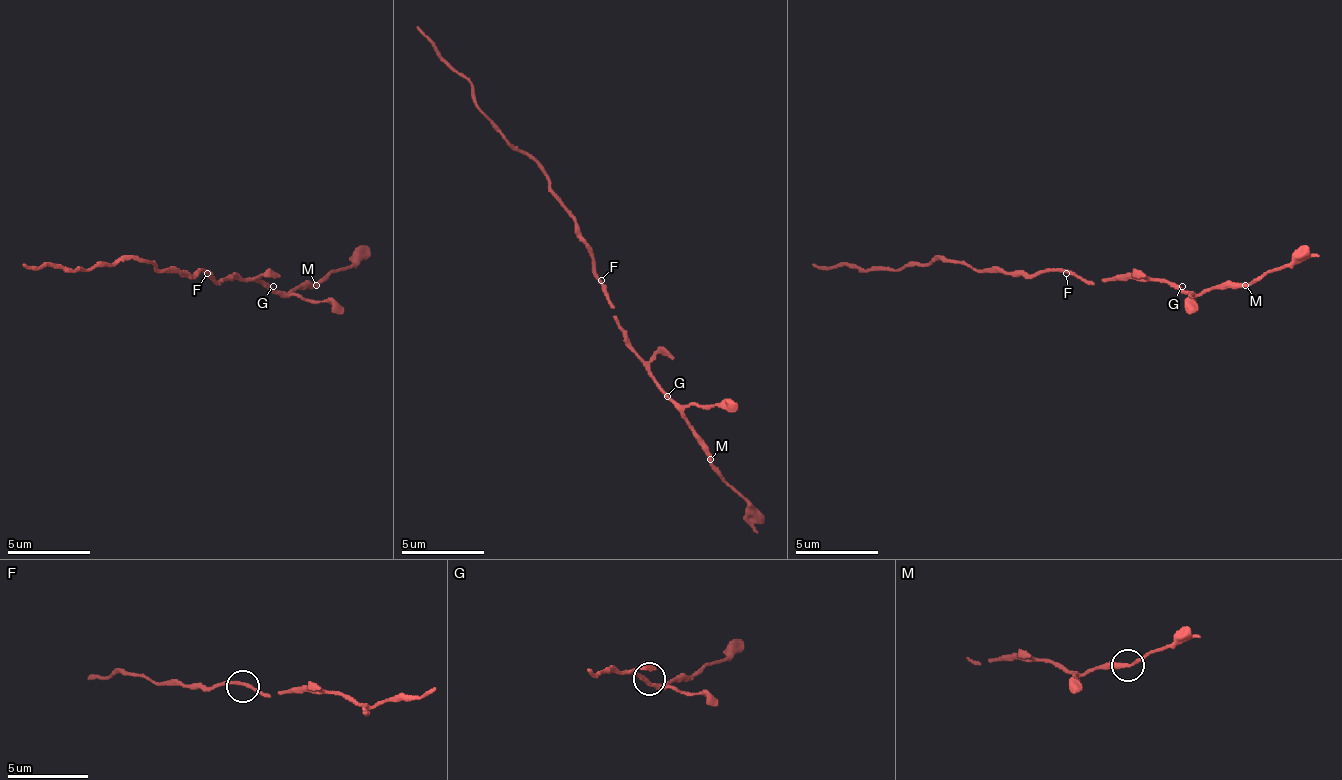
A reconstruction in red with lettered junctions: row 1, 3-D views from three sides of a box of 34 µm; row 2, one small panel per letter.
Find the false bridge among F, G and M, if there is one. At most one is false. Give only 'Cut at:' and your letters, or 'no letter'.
Cut at: M

